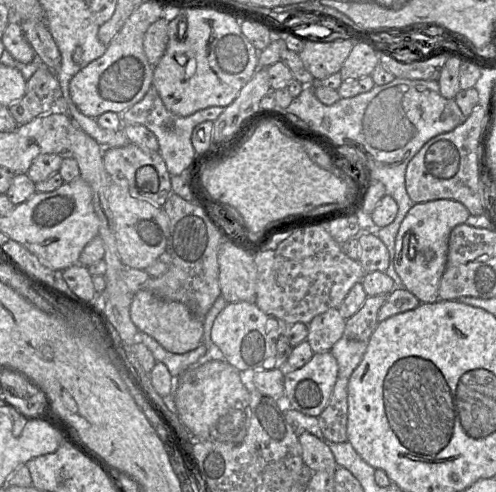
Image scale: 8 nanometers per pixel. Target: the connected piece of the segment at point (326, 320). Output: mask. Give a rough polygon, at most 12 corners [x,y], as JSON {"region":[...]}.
{"region":[[338,308],[315,316],[307,342],[314,354],[330,351],[344,335]]}

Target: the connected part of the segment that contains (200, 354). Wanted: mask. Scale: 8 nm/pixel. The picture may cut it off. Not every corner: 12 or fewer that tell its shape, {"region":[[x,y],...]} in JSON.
{"region":[[139,331],[135,344],[143,343],[156,362],[166,365],[173,378],[206,360],[203,342],[184,354],[164,349]]}

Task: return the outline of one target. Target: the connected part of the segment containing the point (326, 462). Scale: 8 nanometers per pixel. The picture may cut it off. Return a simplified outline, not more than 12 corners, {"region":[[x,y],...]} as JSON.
{"region":[[298,436],[302,458],[313,472],[334,474],[338,465],[326,440]]}

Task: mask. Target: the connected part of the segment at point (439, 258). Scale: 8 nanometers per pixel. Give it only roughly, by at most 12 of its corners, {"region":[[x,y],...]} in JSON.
{"region":[[462,203],[414,204],[395,241],[395,271],[420,303],[439,300]]}

